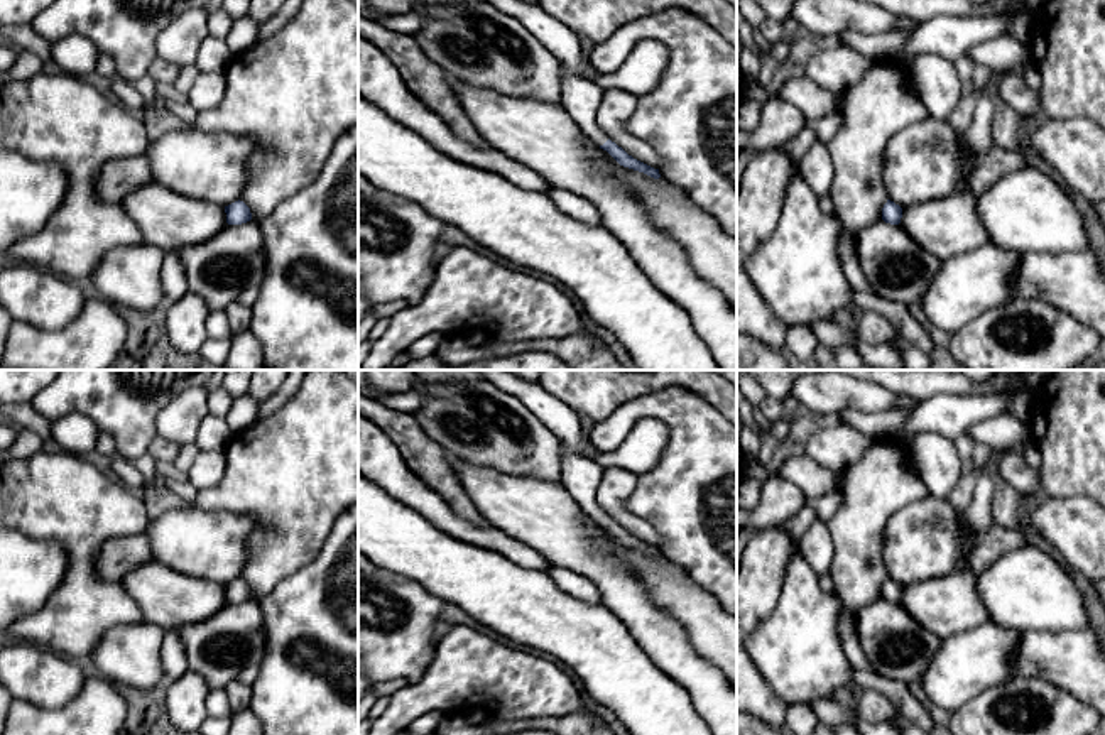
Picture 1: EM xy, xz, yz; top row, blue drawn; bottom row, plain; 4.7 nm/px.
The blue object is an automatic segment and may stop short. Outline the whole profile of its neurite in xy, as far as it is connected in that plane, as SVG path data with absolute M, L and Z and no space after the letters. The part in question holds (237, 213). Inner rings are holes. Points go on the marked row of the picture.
M240 199L225 206L225 213L228 225L242 225L252 220L250 208Z

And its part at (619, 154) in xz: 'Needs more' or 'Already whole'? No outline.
Needs more

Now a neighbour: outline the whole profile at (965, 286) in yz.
M993 243L948 259L919 301L923 319L948 333L1010 301L1021 253Z

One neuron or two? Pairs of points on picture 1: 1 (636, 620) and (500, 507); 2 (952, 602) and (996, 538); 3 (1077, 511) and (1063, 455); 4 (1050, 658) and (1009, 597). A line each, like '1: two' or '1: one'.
1: one
2: two
3: two
4: two

